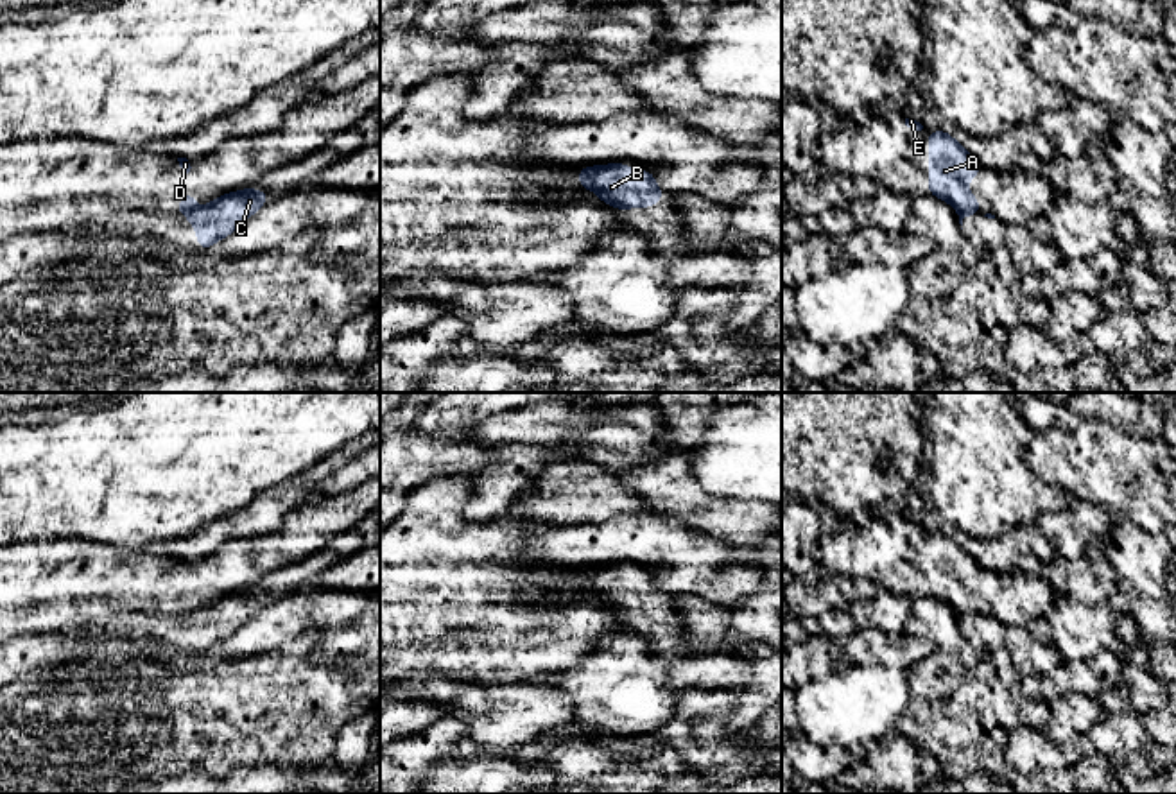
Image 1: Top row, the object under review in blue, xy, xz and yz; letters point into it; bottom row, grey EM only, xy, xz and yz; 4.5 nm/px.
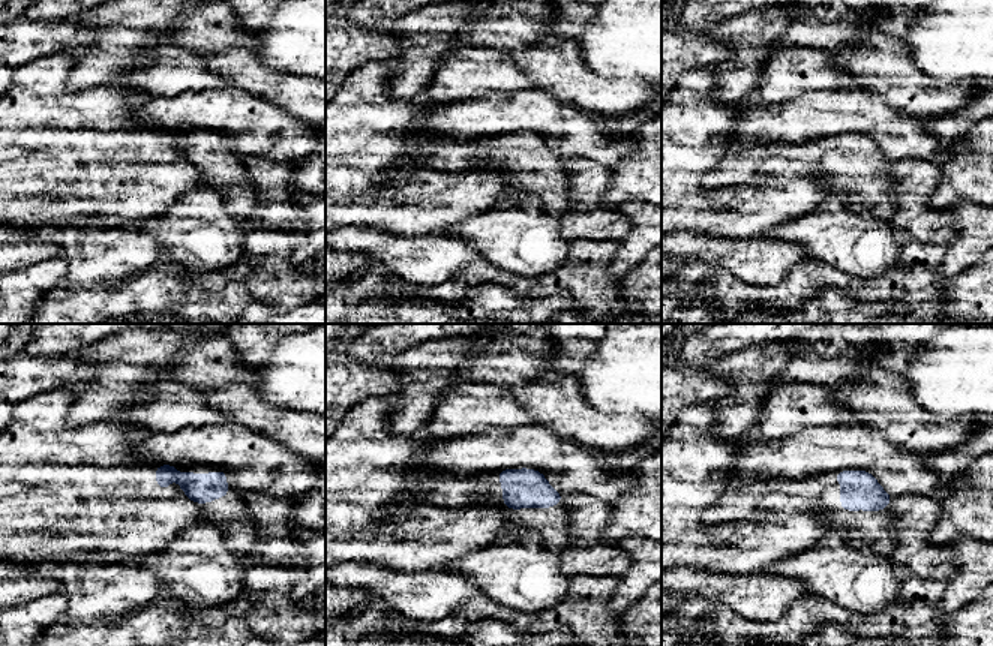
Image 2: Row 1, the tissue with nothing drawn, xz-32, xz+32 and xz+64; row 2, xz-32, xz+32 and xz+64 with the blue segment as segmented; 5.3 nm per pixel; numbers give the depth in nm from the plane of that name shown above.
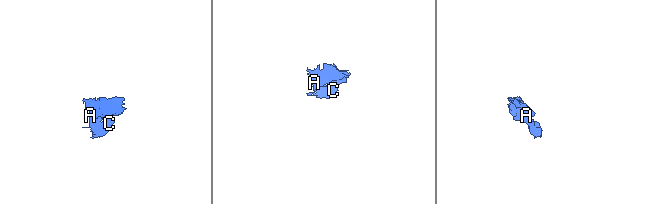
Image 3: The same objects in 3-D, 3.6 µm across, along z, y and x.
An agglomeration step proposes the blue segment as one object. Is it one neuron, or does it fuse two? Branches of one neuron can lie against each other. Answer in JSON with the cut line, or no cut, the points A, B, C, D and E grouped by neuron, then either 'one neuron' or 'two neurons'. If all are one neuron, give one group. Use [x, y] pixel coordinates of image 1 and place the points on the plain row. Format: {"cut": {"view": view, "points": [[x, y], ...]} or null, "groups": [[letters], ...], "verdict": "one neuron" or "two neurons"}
{"cut": {"view": "xy", "points": [[194, 610], [181, 613]]}, "groups": [["A", "D", "E"], ["B", "C"]], "verdict": "two neurons"}

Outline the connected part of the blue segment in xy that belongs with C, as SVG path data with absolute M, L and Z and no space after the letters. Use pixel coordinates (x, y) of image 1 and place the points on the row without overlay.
M244 590L224 595L201 609L186 611L183 617L195 629L199 651L208 651L258 613L267 599L264 591Z

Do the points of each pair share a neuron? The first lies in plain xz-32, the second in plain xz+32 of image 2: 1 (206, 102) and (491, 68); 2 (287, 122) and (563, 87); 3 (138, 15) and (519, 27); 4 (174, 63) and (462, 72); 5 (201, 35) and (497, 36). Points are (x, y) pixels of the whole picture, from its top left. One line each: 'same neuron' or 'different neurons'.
1: different neurons
2: different neurons
3: different neurons
4: same neuron
5: same neuron

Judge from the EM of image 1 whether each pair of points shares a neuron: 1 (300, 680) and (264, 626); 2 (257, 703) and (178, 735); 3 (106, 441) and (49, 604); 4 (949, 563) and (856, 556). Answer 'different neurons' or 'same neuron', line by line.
1: different neurons
2: same neuron
3: different neurons
4: same neuron

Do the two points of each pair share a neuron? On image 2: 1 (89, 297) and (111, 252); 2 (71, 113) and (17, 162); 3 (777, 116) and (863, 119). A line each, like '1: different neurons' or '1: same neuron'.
1: different neurons
2: same neuron
3: same neuron

